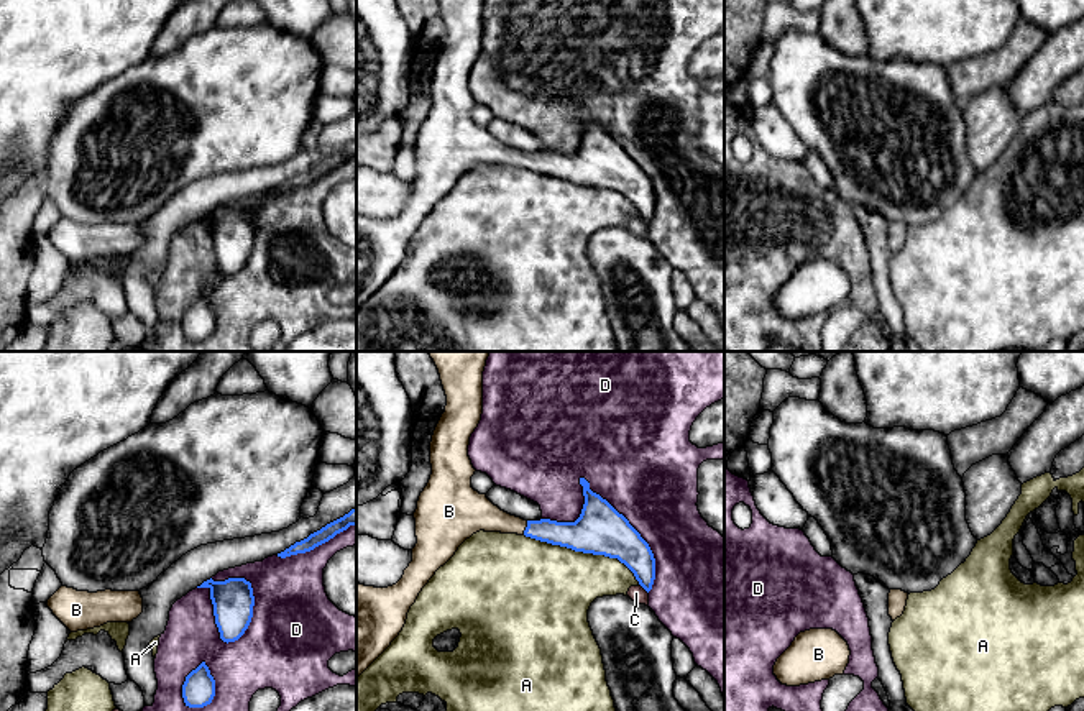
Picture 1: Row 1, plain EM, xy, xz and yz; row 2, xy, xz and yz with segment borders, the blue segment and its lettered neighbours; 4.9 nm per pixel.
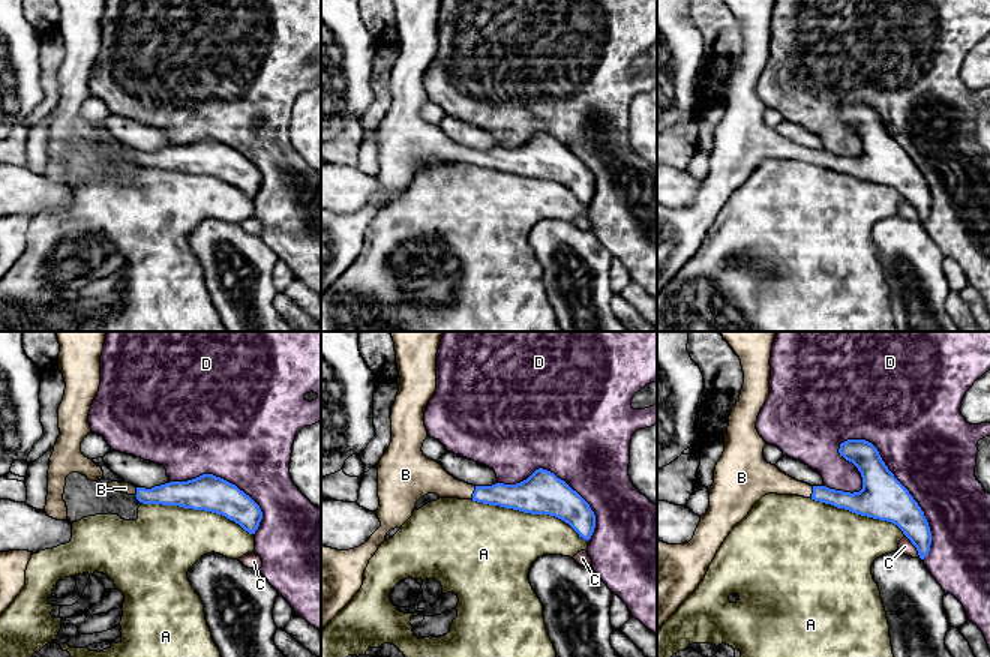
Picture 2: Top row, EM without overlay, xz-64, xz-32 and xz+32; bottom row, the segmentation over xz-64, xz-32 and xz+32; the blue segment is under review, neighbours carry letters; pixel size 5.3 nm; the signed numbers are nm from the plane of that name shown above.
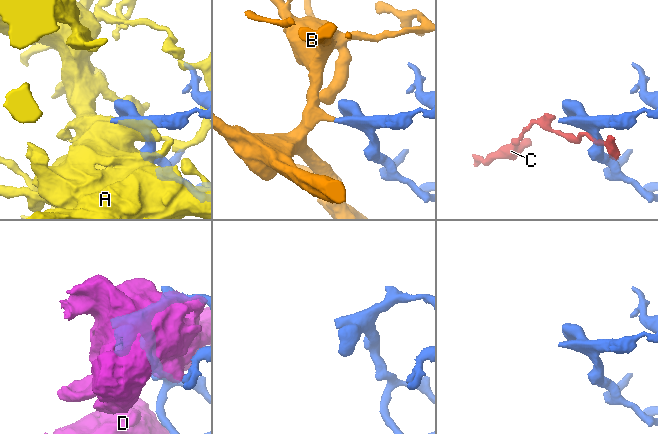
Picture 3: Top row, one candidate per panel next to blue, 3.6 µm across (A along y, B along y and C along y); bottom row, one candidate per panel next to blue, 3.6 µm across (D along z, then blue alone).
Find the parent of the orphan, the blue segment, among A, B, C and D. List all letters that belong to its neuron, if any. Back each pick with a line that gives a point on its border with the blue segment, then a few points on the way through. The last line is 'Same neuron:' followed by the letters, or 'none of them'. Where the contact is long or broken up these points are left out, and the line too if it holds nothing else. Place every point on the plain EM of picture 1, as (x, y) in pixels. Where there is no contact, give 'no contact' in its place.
B: contact xz (526, 160); way xz (575, 168), (526, 160), (495, 153), (478, 145)
Same neuron: B

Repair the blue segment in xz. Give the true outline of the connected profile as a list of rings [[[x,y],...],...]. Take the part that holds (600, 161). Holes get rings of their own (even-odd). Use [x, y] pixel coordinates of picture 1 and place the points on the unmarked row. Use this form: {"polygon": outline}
{"polygon": [[[437,0],[447,28],[430,74],[432,107],[419,128],[417,176],[402,210],[388,220],[356,215],[356,310],[402,263],[422,220],[473,166],[526,167],[575,184],[618,190],[649,225],[655,190],[649,176],[606,131],[580,110],[585,136],[575,154],[524,153],[494,138],[471,120],[475,100],[468,89],[470,69],[483,46],[485,0]]]}

